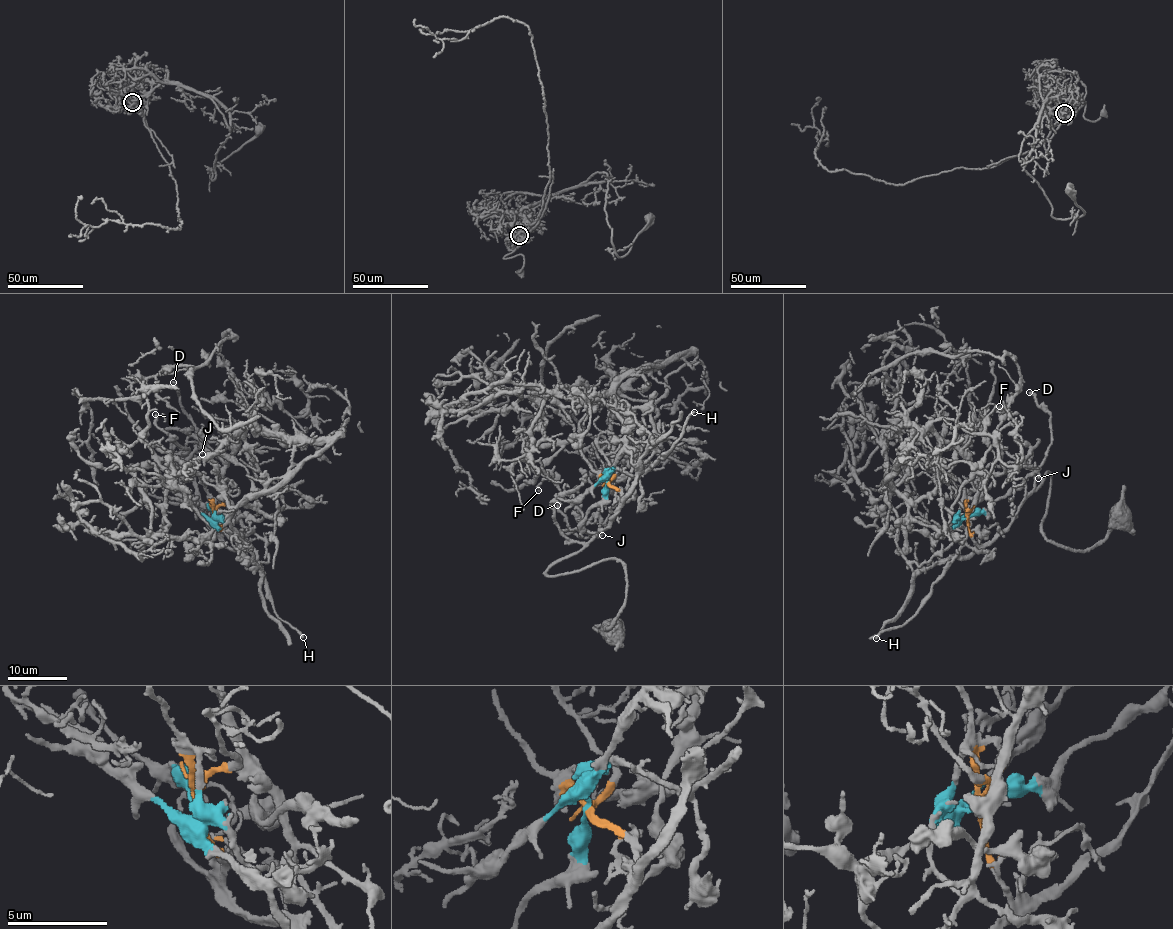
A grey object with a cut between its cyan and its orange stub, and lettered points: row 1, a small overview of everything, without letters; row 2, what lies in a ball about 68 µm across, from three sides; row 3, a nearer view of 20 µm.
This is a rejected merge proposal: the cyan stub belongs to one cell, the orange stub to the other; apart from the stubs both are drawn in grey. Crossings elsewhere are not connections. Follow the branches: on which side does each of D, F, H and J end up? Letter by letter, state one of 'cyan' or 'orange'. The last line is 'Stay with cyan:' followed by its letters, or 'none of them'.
D: orange
F: cyan
H: cyan
J: orange
Stay with cyan: F, H

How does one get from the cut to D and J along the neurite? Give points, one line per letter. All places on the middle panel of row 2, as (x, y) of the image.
D: (607, 482), (620, 493), (618, 512), (602, 531), (584, 531), (596, 535), (585, 537), (570, 529), (557, 504)
J: (607, 482), (620, 493), (618, 512), (602, 531), (585, 531), (599, 537), (602, 534)

